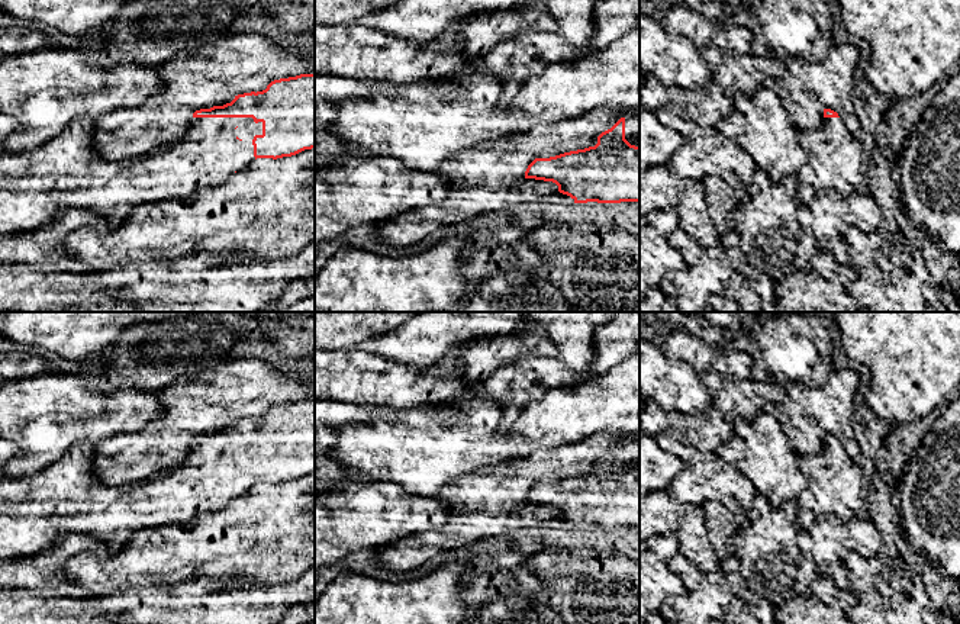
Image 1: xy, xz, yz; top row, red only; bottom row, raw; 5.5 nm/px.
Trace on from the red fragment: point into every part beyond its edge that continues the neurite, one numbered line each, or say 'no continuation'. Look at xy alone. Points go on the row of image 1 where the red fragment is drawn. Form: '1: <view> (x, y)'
1: xy (67, 171)

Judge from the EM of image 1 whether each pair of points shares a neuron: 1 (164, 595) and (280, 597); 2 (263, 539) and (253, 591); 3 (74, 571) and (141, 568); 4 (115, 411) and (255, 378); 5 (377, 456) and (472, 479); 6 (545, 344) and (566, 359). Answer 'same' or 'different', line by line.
1: same
2: different
3: same
4: different
5: different
6: different

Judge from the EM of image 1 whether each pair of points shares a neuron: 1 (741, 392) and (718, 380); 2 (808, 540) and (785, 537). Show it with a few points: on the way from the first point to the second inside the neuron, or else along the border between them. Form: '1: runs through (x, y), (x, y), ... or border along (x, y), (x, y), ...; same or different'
1: runs through (735, 389), (724, 383); same
2: border along (799, 528), (796, 546), (815, 562); different

